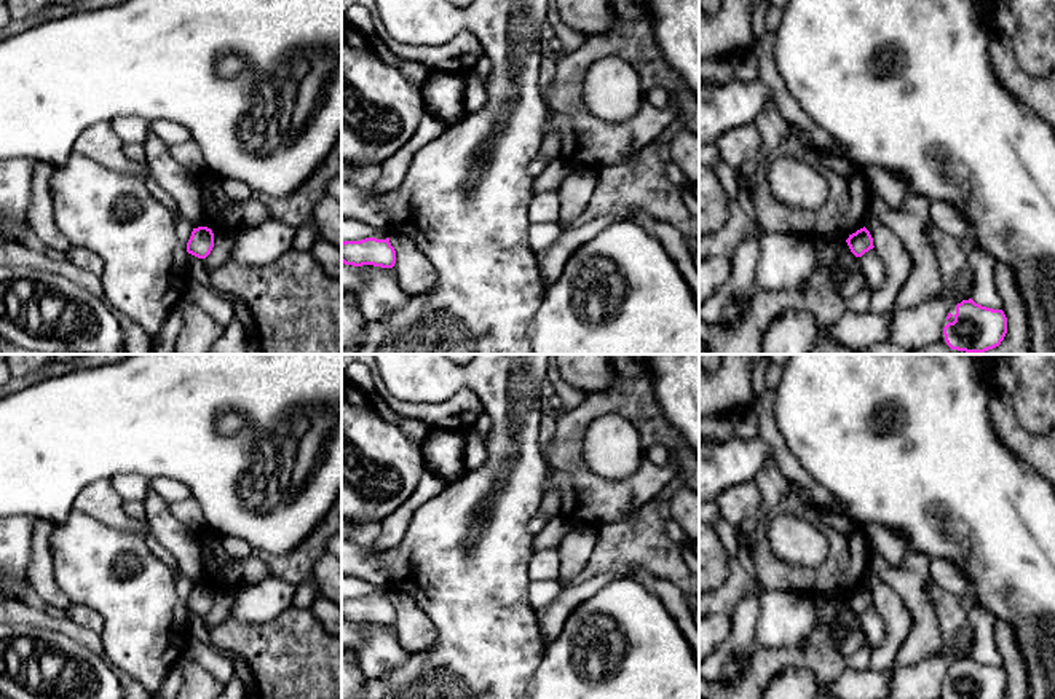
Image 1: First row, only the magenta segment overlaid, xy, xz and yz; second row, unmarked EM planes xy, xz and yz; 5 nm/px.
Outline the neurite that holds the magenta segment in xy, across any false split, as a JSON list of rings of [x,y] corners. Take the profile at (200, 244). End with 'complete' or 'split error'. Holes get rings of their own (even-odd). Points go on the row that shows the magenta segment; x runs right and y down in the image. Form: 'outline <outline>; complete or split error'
outline [[[207,227],[193,228],[192,236],[187,243],[187,252],[206,259],[214,247],[214,233]]]; complete

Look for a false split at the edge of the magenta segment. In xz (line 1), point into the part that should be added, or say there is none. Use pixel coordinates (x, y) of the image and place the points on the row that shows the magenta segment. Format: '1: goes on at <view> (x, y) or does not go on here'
1: does not go on here

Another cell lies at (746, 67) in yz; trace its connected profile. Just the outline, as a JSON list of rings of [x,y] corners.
[[[737,51],[729,57],[734,69],[734,80],[750,83],[758,78],[758,57],[752,51]]]

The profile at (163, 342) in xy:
[[[176,306],[163,324],[161,330],[153,337],[153,354],[176,354],[176,340],[184,326],[182,306]]]

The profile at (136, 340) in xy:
[[[117,314],[123,334],[123,348],[118,354],[150,354],[152,342],[144,327],[124,314]]]

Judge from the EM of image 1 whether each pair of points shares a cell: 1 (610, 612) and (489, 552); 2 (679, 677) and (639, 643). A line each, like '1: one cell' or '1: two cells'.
1: two cells
2: one cell

